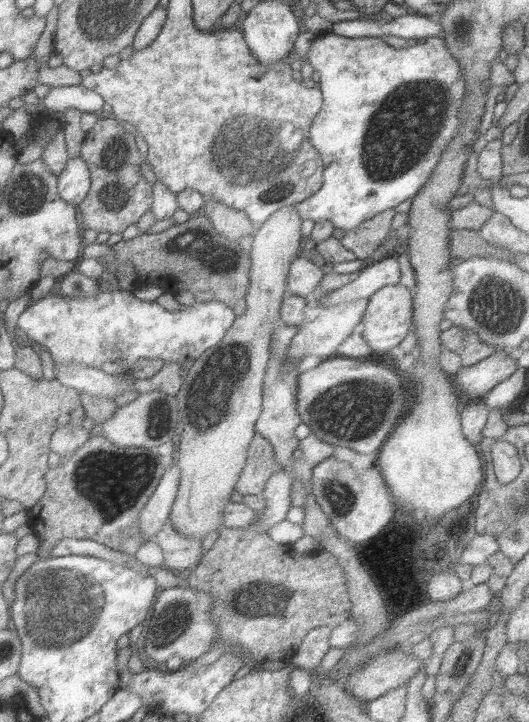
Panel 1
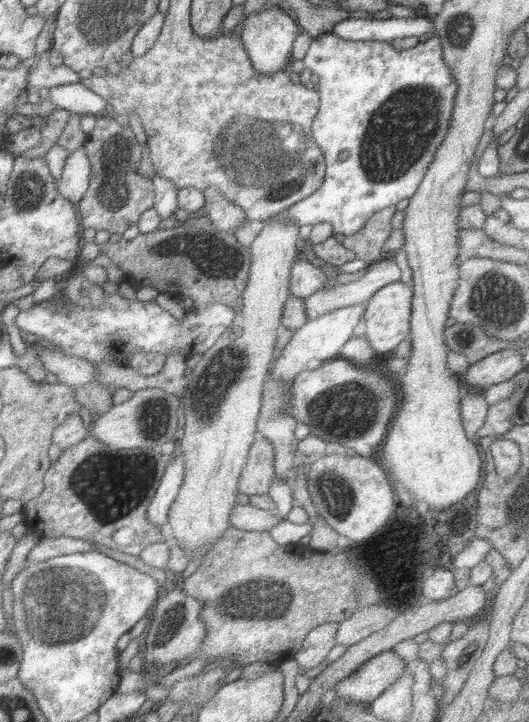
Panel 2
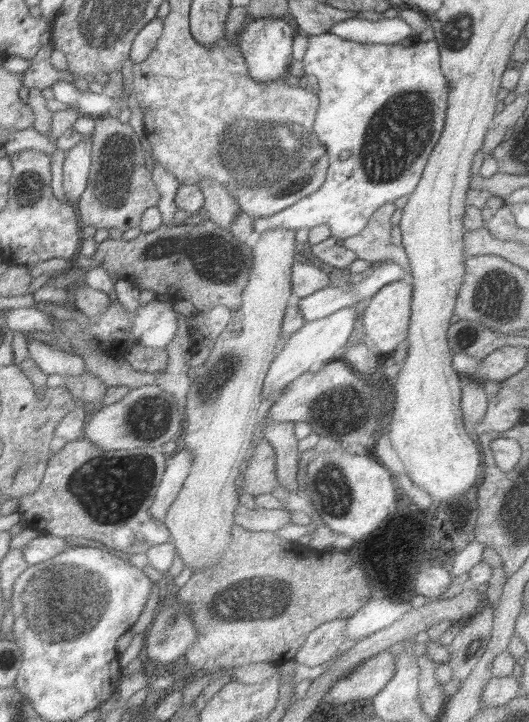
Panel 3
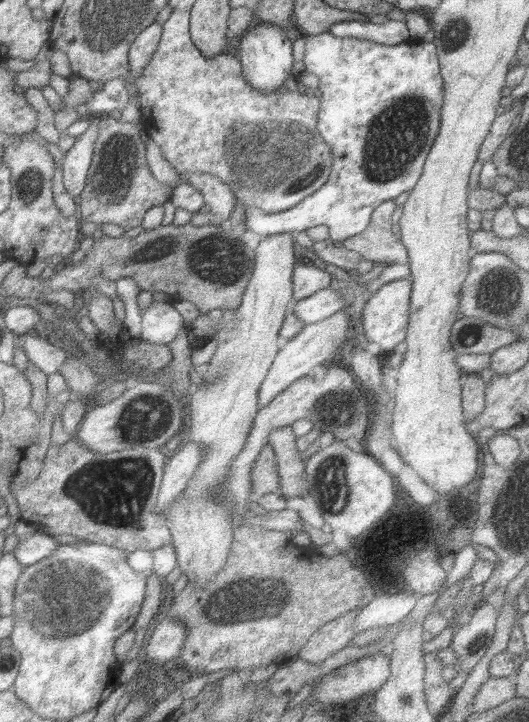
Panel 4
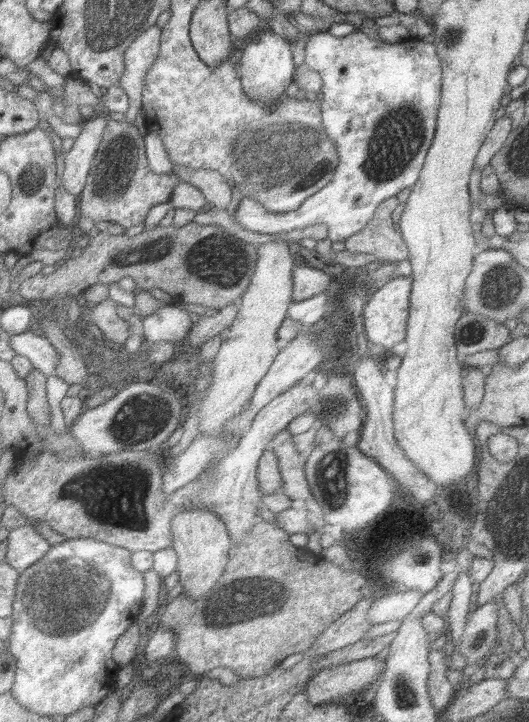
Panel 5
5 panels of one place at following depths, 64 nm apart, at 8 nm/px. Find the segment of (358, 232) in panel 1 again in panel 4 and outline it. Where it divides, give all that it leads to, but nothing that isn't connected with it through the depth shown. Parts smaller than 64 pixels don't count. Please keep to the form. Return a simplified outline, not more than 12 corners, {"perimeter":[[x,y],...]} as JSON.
{"perimeter":[[381,204],[373,224],[345,248],[377,266],[411,264],[405,242],[393,232],[399,204]]}

